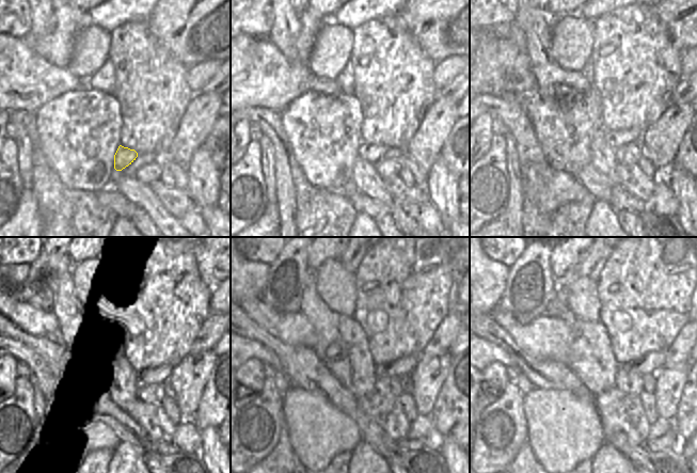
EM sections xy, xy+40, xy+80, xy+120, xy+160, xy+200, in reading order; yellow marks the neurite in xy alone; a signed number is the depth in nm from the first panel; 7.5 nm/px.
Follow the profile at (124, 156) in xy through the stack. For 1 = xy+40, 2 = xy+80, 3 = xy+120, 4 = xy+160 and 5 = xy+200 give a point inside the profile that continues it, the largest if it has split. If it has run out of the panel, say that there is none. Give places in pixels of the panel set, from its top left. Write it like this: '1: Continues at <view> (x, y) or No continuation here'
1: Continues at xy+40 (368, 152)
2: Continues at xy+80 (616, 139)
3: Continues at xy+120 (159, 375)
4: Continues at xy+160 (404, 366)
5: Continues at xy+200 (652, 362).

